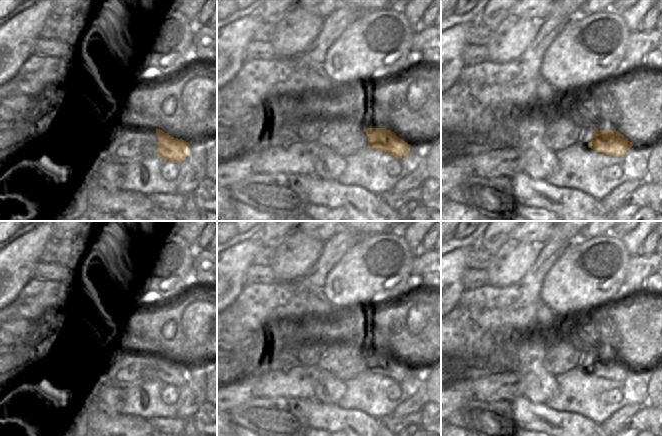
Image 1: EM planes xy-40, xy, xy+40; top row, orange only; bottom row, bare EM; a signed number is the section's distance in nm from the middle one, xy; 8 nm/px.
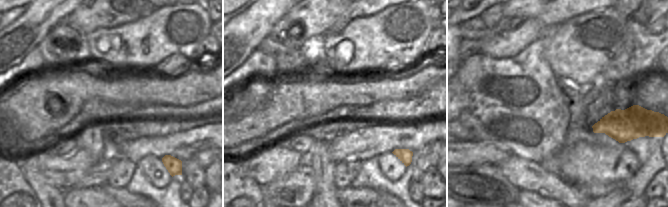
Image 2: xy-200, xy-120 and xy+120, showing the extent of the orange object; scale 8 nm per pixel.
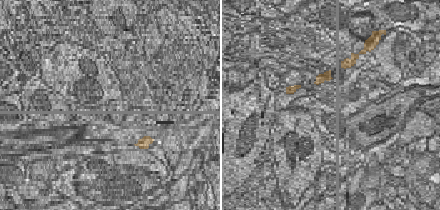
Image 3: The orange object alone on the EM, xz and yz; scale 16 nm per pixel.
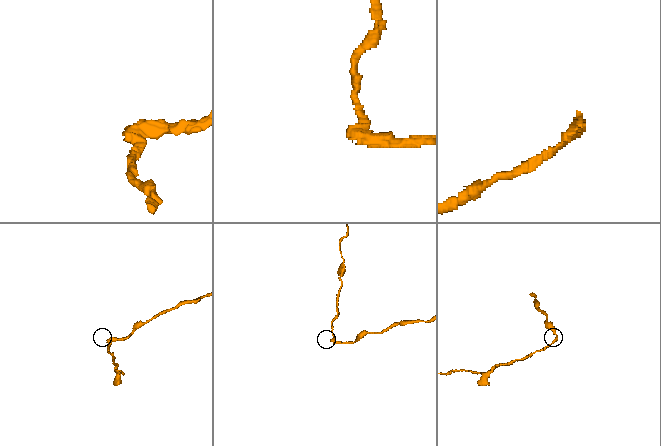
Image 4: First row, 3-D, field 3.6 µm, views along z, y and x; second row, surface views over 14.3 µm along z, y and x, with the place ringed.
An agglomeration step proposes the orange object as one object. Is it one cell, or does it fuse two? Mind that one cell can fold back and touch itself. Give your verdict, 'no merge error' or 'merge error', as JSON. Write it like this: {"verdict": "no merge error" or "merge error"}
{"verdict": "merge error"}

